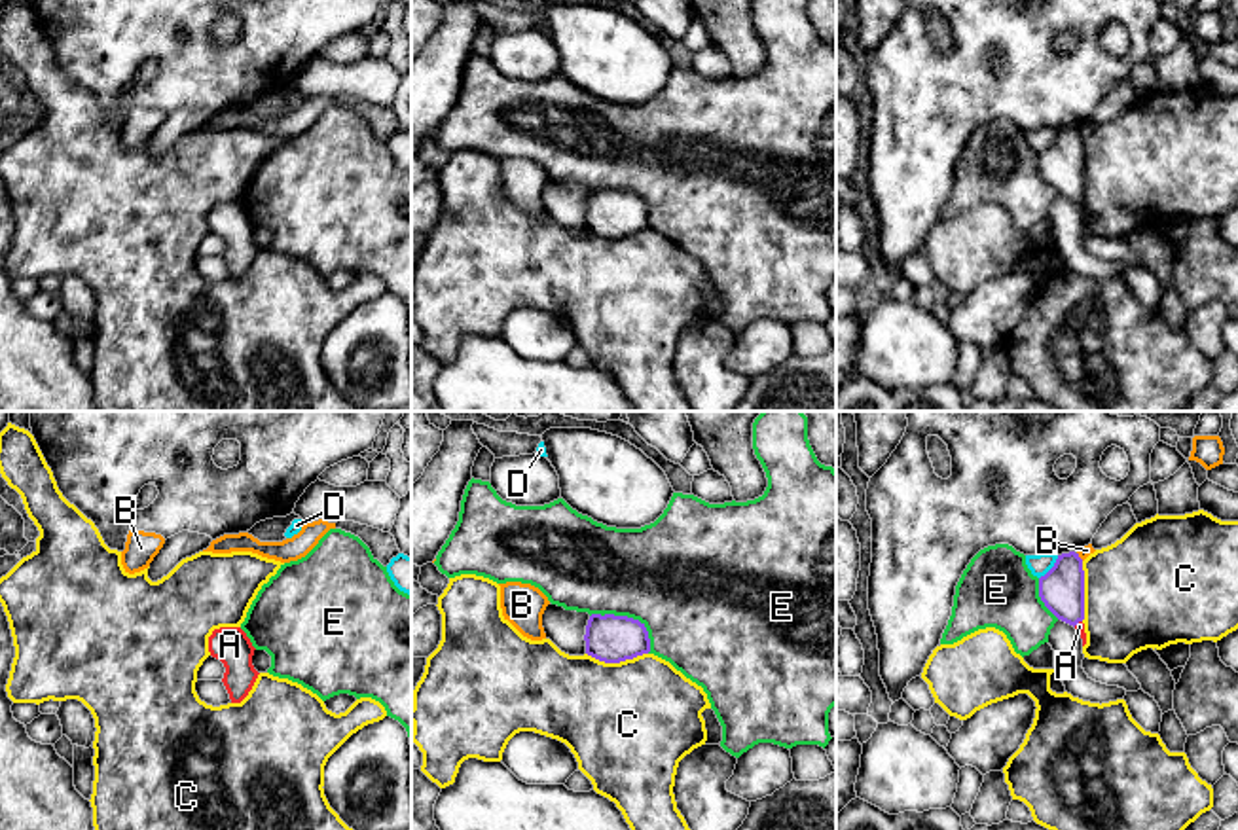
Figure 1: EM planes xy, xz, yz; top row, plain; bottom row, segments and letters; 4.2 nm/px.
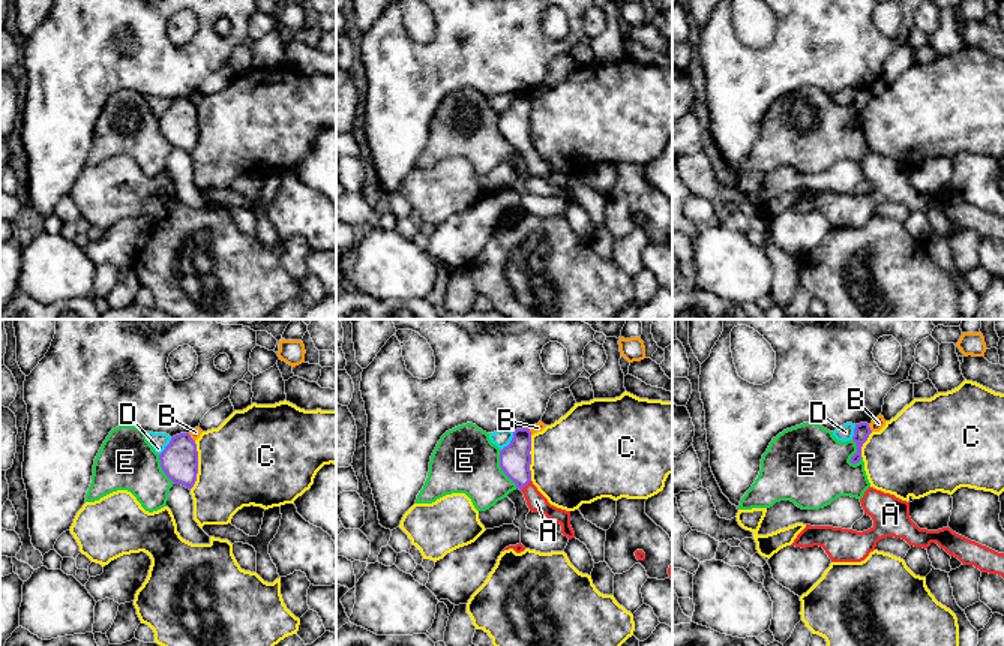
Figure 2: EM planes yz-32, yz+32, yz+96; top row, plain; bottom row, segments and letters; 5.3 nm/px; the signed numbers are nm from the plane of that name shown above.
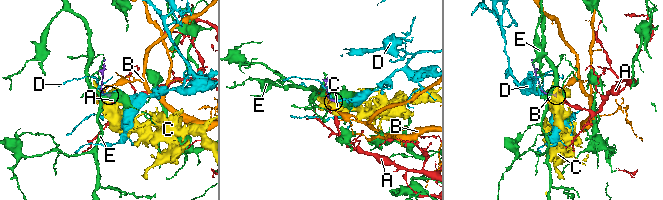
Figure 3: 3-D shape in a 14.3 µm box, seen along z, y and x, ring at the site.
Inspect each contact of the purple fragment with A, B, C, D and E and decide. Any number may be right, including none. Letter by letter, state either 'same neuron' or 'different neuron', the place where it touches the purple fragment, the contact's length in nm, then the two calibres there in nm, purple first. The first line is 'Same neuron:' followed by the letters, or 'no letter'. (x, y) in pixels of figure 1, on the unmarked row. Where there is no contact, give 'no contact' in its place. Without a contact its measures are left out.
Same neuron: A
A: same neuron; contact yz (1077, 198); length 50 nm; calibres 190 and 40 nm
B: different neuron; contact yz (1077, 131); length 50 nm; calibres 190 and 50 nm
C: different neuron; contact xz (617, 237); length 260 nm; calibres 200 and 500 nm
D: different neuron; contact yz (1053, 143); length 130 nm; calibres 190 and 90 nm
E: different neuron; contact xz (630, 194); length 300 nm; calibres 200 and 460 nm

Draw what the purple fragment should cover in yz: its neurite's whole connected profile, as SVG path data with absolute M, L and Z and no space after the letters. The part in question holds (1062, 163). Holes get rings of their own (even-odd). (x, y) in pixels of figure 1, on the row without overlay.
M1079 129L1058 131L1054 142L1039 153L1039 172L1058 195L1077 205L1084 222L1084 146Z

